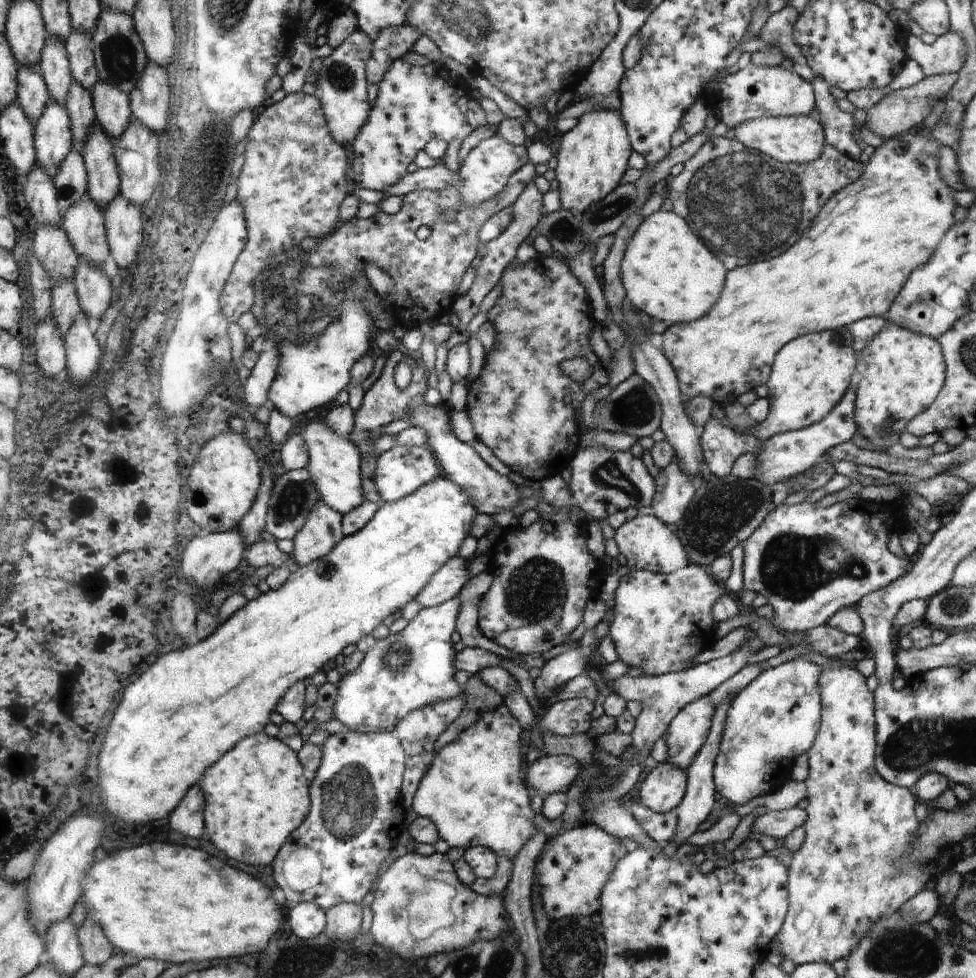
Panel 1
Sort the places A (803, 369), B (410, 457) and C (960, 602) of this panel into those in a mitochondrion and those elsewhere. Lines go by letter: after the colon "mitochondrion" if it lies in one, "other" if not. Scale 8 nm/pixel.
A: other
B: mitochondrion
C: mitochondrion

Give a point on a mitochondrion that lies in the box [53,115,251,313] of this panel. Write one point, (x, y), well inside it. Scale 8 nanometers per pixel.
(198, 179)

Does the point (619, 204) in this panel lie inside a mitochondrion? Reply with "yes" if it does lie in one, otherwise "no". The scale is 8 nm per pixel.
yes

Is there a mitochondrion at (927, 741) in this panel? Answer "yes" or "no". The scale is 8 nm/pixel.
yes

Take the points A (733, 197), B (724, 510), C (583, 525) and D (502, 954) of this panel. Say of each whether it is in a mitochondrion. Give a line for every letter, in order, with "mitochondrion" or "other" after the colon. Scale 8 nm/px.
A: mitochondrion
B: mitochondrion
C: other
D: mitochondrion

